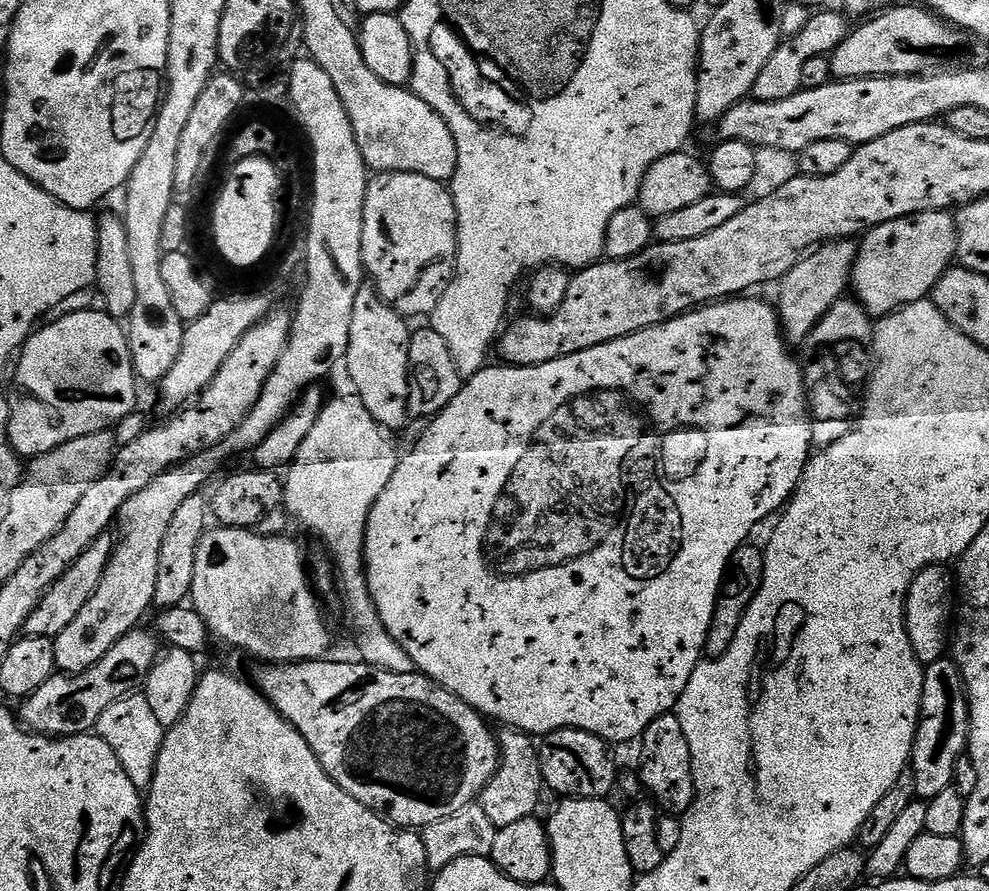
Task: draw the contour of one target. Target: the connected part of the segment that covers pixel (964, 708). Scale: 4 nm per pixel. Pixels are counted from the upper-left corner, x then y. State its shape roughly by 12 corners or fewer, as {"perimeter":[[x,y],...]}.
{"perimeter":[[955,659],[927,665],[910,771],[921,801],[953,787],[970,730]]}

